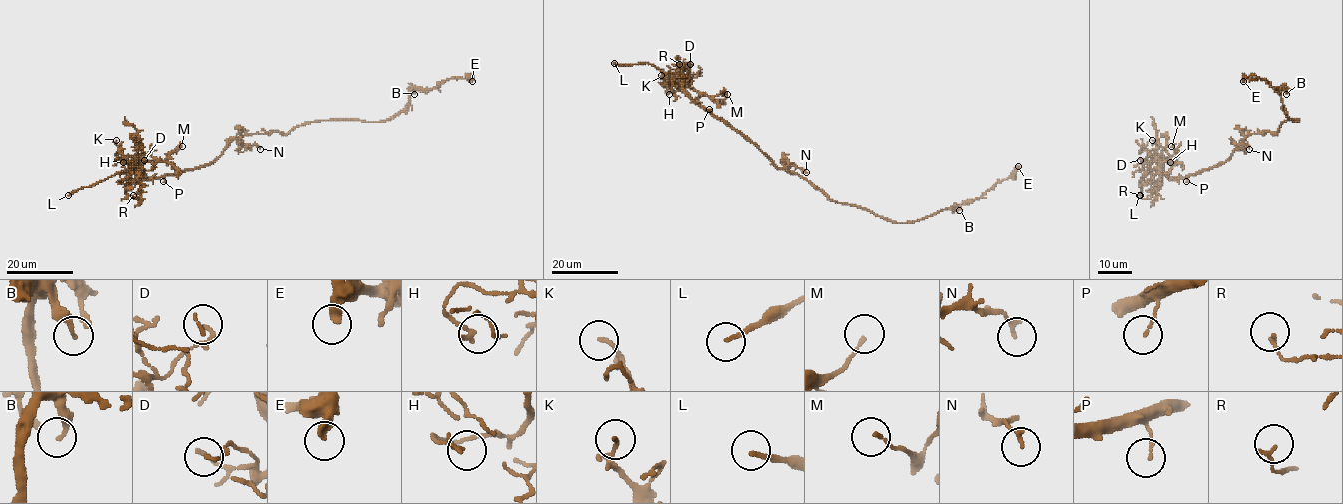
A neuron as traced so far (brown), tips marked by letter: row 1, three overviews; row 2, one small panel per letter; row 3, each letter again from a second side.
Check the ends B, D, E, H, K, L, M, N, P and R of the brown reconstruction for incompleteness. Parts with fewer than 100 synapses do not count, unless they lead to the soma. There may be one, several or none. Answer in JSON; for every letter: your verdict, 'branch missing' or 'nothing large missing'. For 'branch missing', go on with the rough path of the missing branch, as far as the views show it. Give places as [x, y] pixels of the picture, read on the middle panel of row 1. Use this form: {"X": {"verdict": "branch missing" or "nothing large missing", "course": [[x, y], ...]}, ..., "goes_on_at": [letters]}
{"B": {"verdict": "nothing large missing"}, "D": {"verdict": "nothing large missing"}, "E": {"verdict": "nothing large missing"}, "H": {"verdict": "nothing large missing"}, "K": {"verdict": "nothing large missing"}, "L": {"verdict": "branch missing"}, "M": {"verdict": "nothing large missing"}, "N": {"verdict": "nothing large missing"}, "P": {"verdict": "nothing large missing"}, "R": {"verdict": "nothing large missing"}, "goes_on_at": ["L"]}

